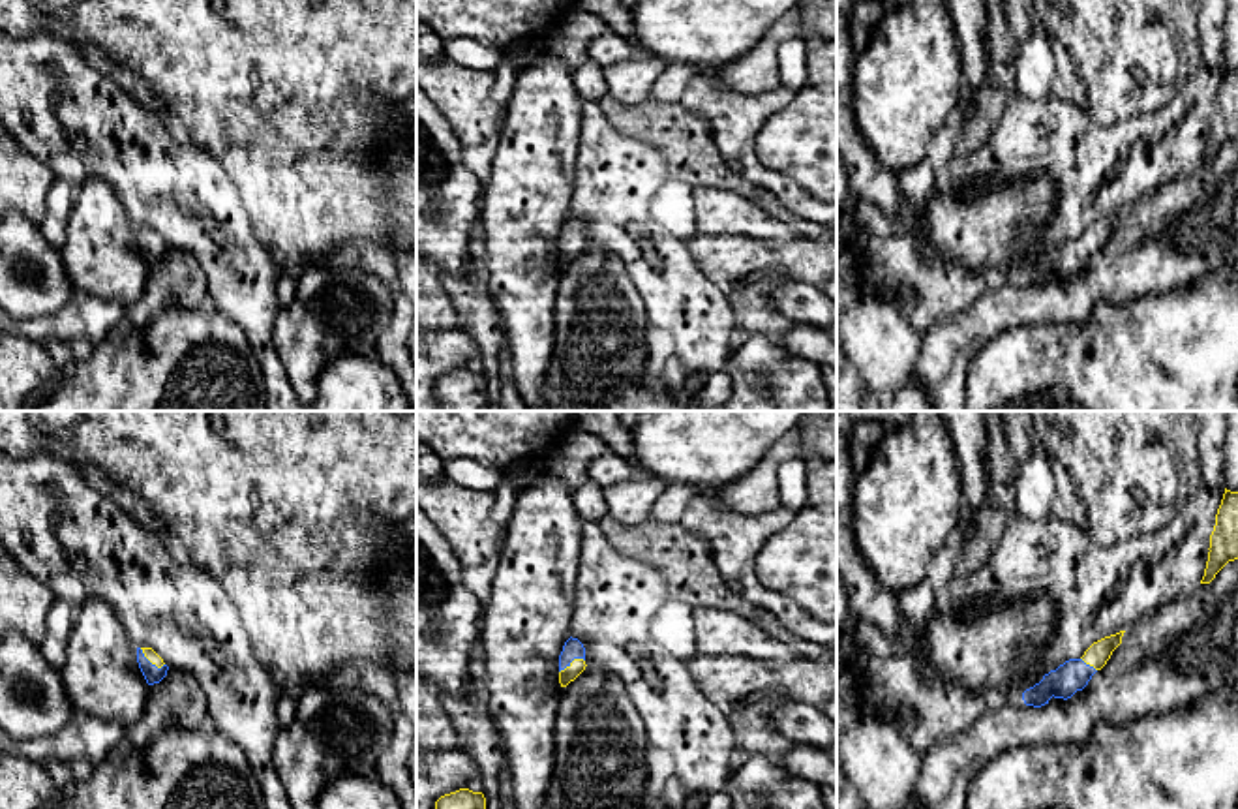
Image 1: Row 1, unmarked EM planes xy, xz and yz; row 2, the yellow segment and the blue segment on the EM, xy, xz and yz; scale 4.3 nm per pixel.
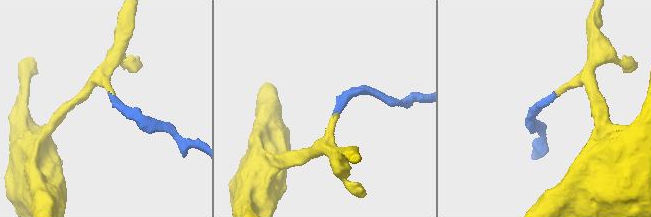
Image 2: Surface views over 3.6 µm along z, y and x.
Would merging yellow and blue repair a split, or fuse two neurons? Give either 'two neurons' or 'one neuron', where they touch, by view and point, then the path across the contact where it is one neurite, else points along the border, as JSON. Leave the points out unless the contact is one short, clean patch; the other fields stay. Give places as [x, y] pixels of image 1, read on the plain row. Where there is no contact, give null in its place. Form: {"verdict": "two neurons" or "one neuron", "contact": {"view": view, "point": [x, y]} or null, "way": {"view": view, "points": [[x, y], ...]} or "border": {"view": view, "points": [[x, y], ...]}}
{"verdict": "one neuron", "contact": {"view": "xy", "point": [150, 241]}, "way": {"view": "xy", "points": [[149, 231], [150, 241], [152, 254]]}}

